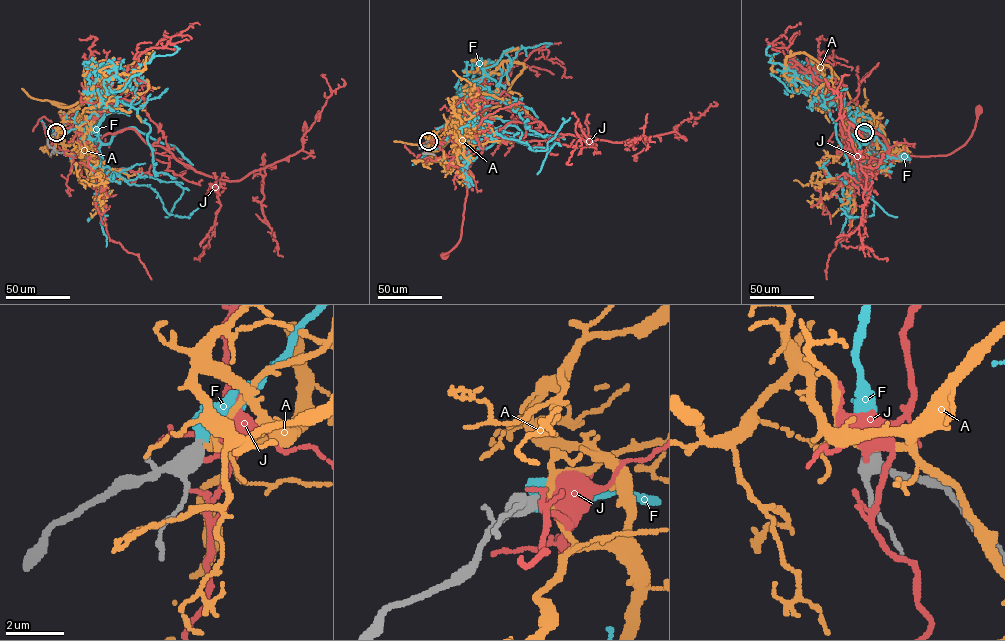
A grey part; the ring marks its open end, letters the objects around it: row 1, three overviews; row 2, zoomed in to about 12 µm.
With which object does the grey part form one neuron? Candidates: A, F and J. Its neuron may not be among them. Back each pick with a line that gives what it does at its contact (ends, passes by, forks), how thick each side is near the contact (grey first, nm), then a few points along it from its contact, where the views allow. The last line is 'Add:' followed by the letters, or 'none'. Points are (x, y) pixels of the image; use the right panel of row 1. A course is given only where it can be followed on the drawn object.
F: it ends; calibres 500 and 650 nm; course (864, 132), (867, 120), (857, 124), (857, 129), (837, 92), (820, 99), (836, 123), (836, 139), (857, 178)
Add: F

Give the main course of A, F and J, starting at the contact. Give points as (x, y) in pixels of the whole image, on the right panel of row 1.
A: (864, 133), (874, 115), (861, 110), (829, 66), (804, 53), (786, 58), (783, 74), (796, 80), (790, 97)
F: (864, 132), (867, 120), (857, 124), (857, 129), (837, 92), (820, 99), (836, 123), (836, 139), (857, 178)
J: (864, 133), (865, 123), (855, 131), (854, 138), (879, 154), (900, 158), (946, 155), (971, 135), (979, 110)

